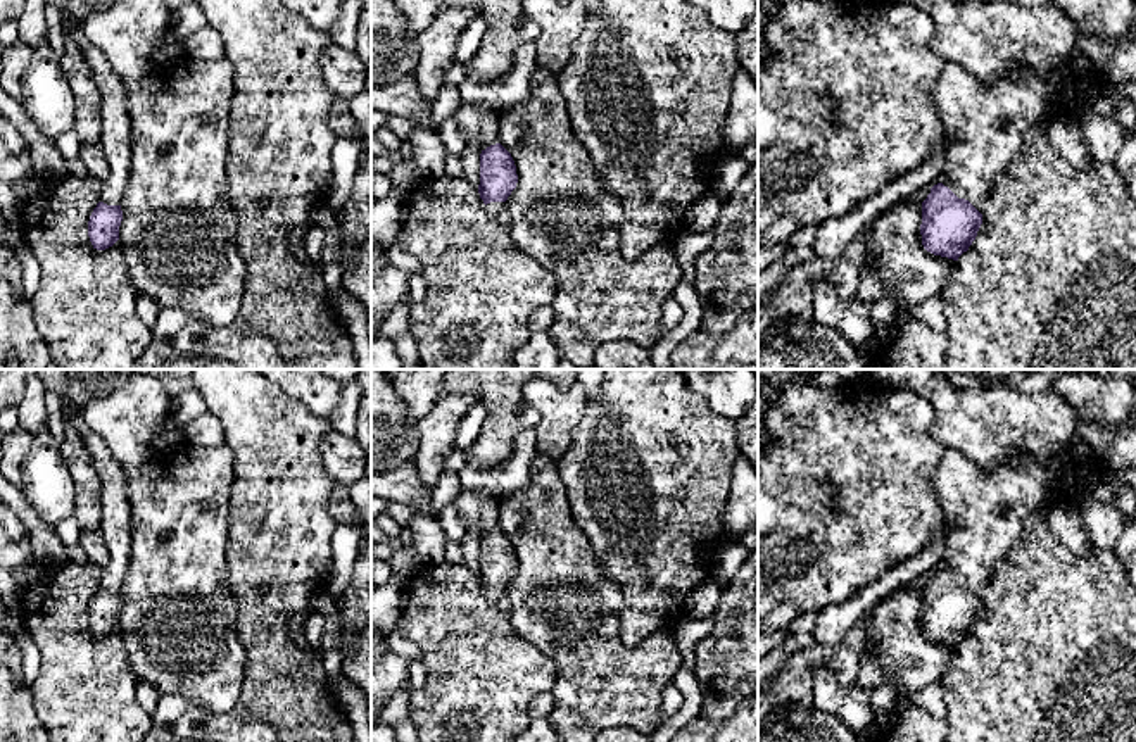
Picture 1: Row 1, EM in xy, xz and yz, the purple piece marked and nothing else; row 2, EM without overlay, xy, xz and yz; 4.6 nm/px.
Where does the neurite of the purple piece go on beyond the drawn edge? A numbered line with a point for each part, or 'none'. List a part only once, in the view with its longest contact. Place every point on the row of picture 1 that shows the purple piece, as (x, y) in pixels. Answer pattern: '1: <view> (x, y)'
1: yz (984, 125)

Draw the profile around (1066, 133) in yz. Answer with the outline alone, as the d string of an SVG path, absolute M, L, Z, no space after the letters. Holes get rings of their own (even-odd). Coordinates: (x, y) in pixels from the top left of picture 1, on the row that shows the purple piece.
M1067 116L1053 117L1048 124L1048 138L1063 159L1081 169L1091 169L1093 155L1076 119Z

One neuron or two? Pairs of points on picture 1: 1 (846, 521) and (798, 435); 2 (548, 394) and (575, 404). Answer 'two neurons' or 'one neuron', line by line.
1: one neuron
2: one neuron

